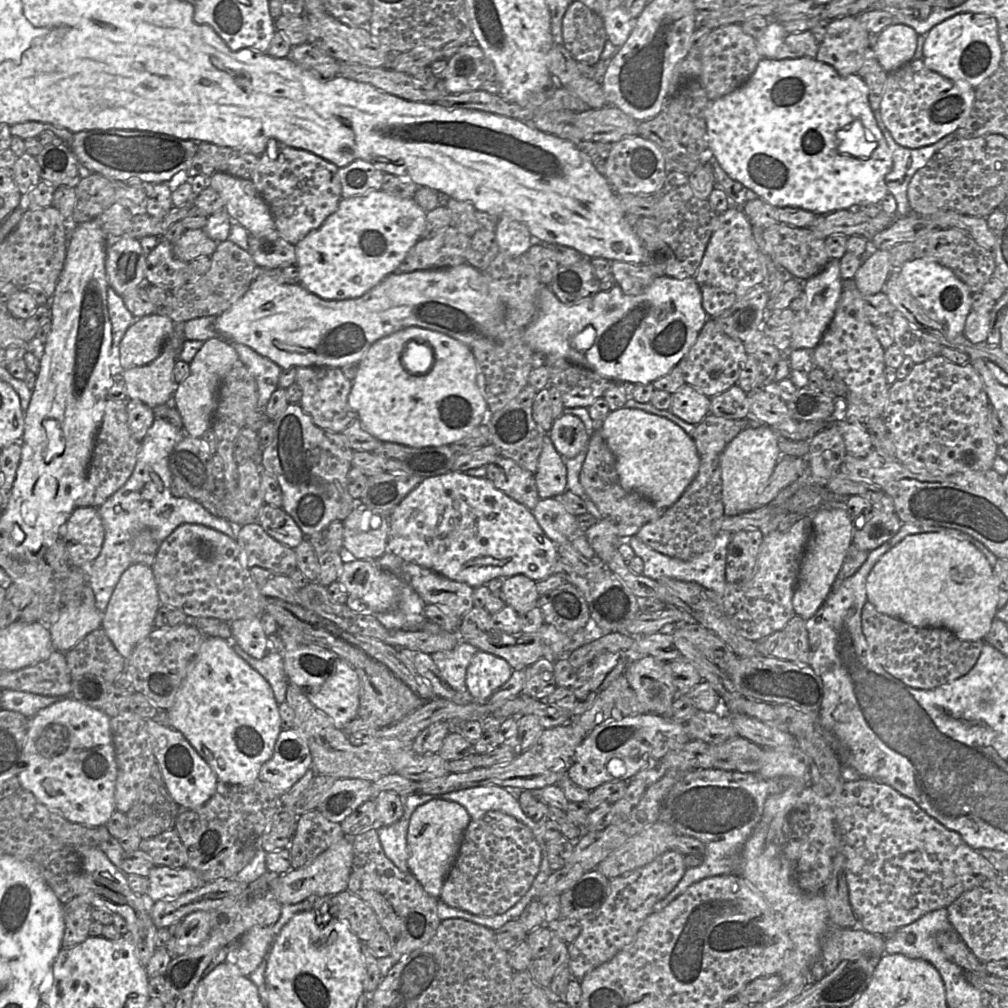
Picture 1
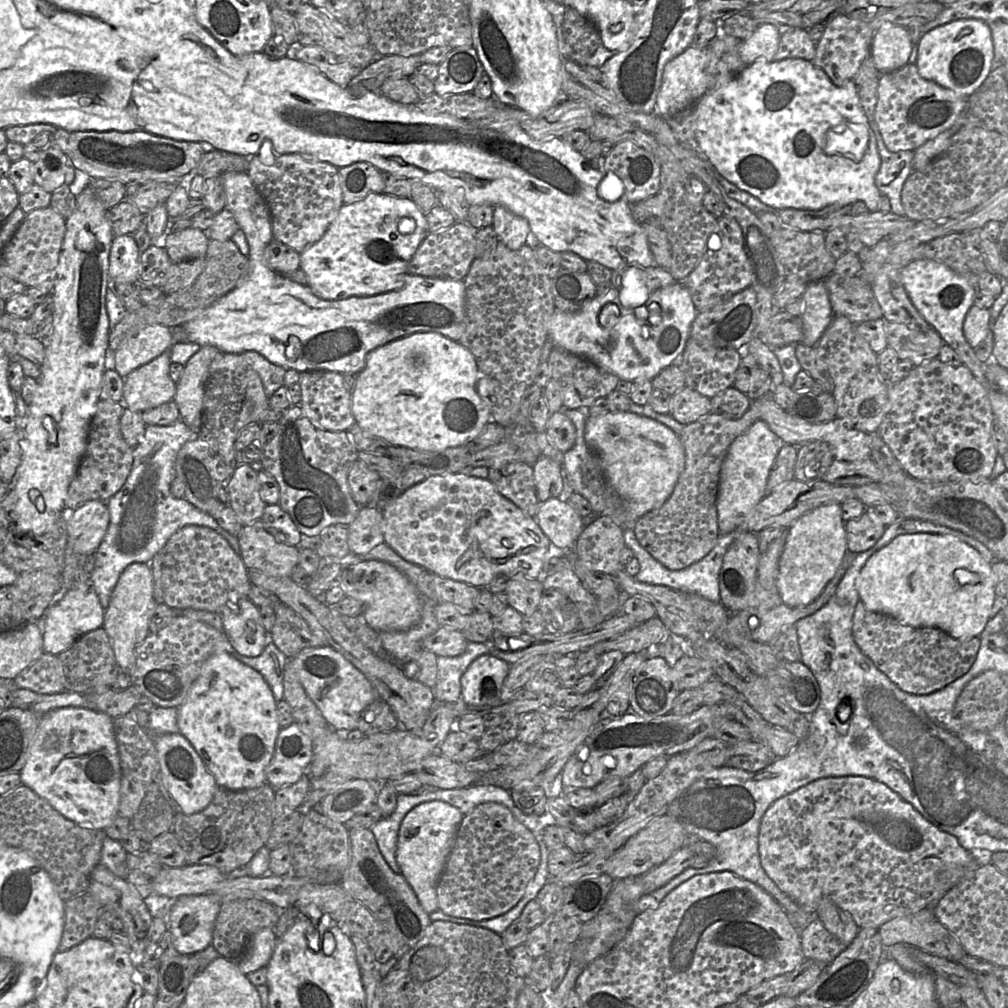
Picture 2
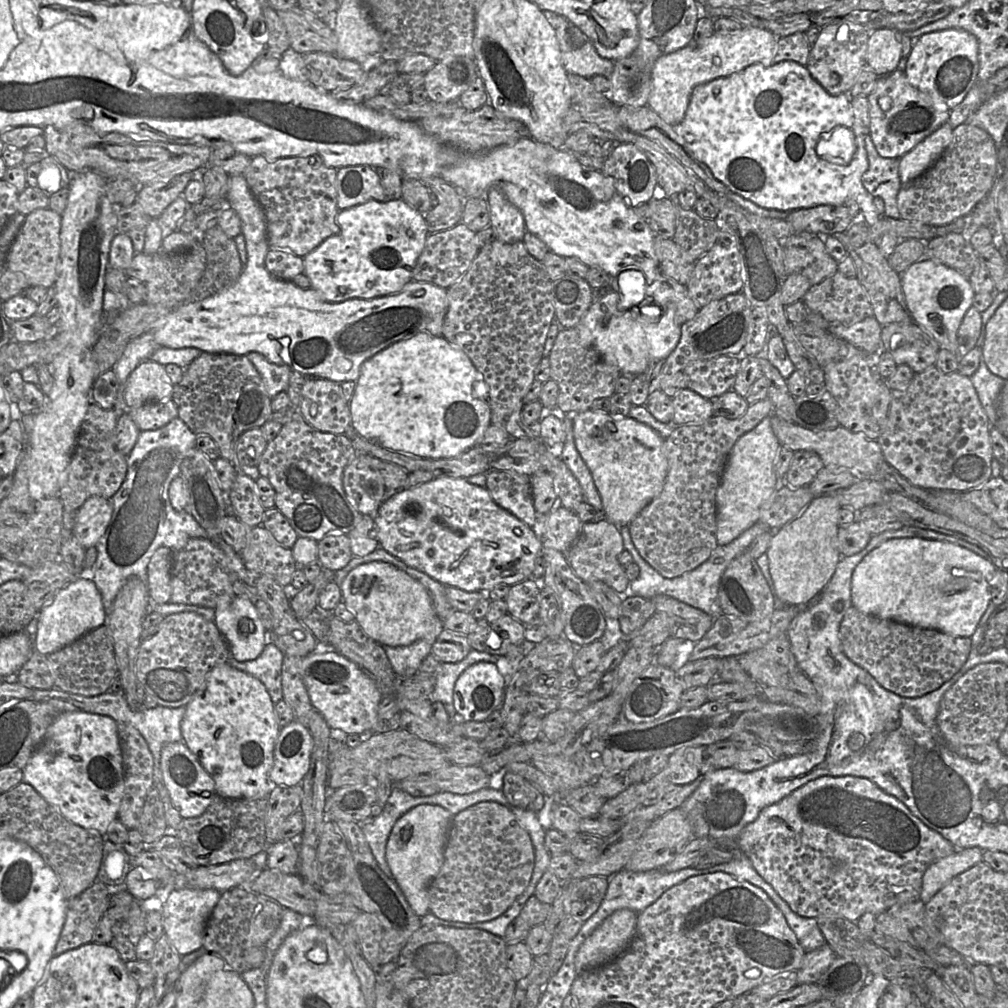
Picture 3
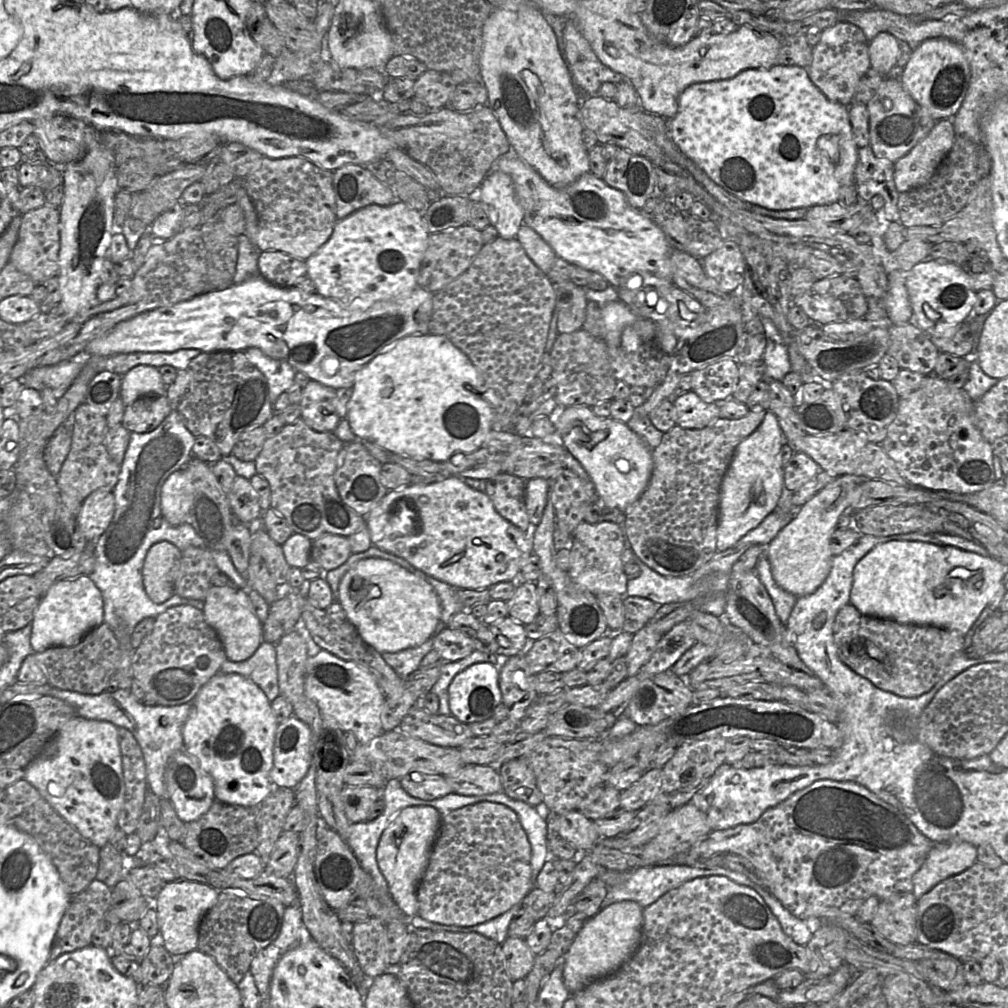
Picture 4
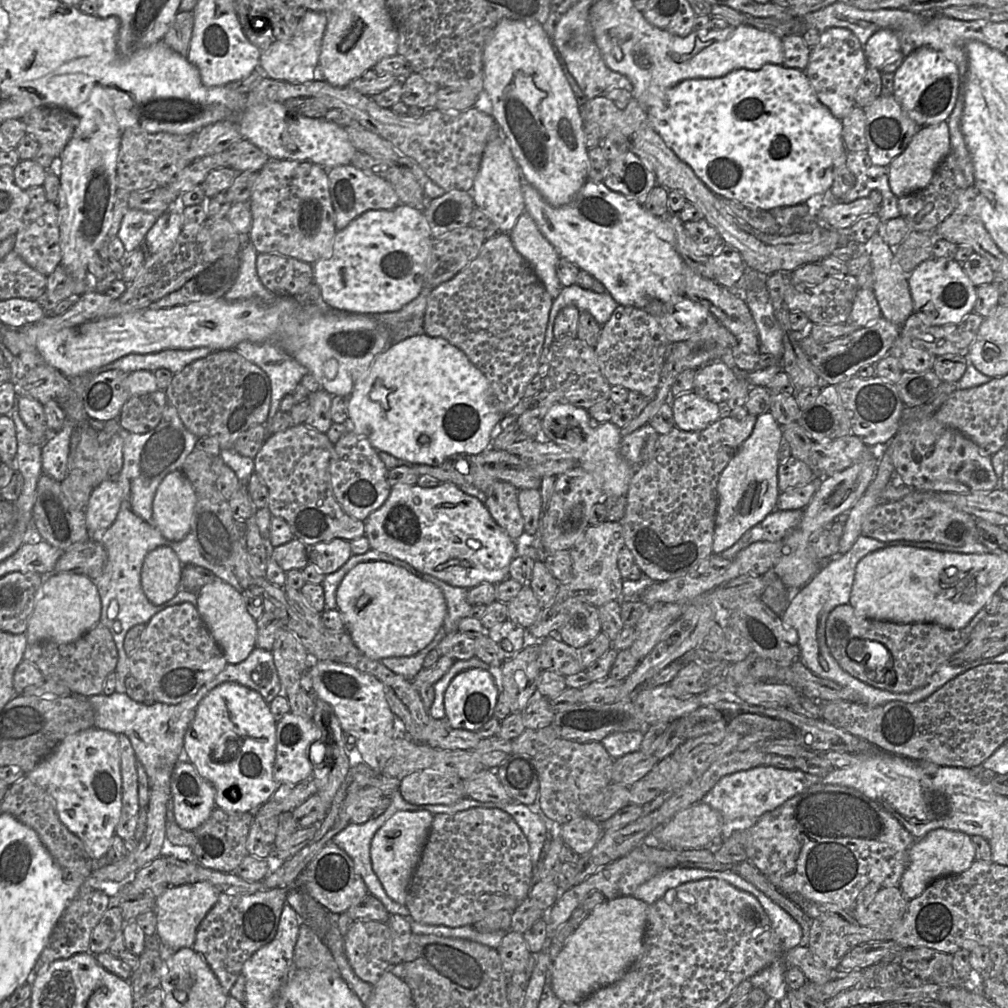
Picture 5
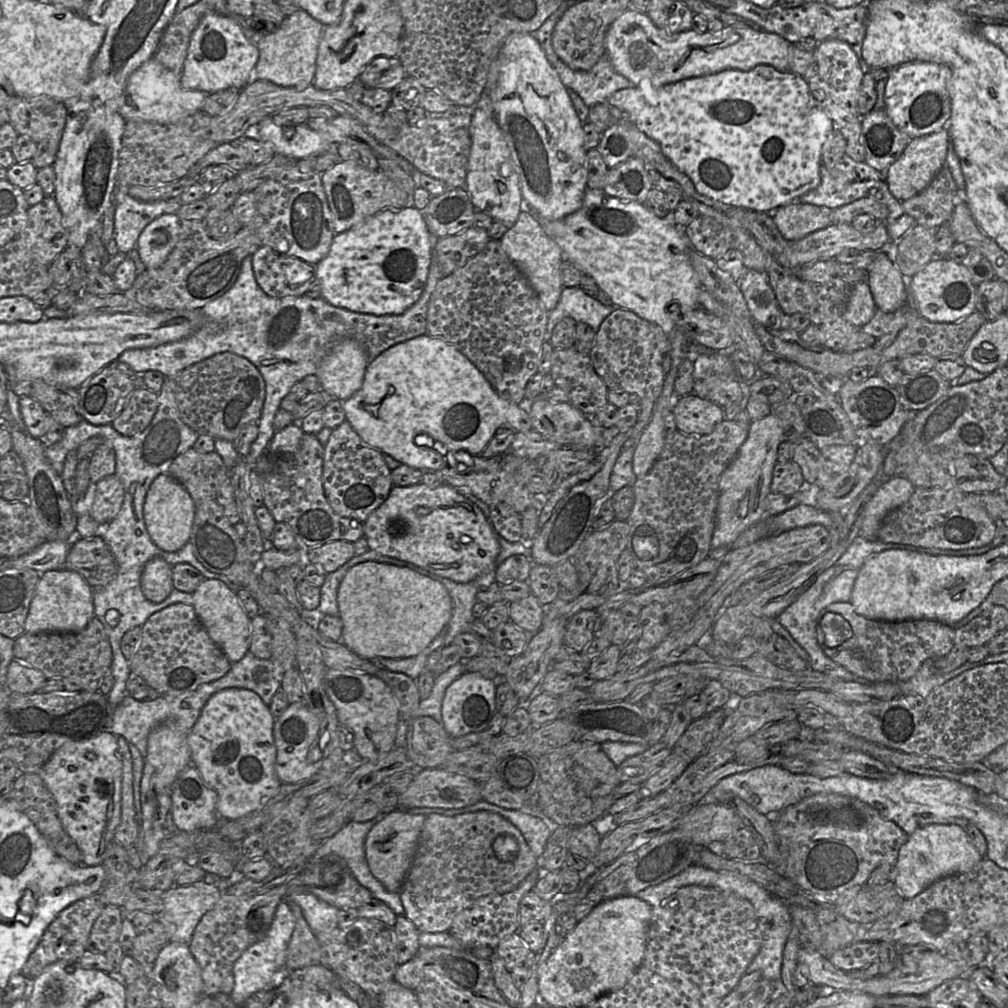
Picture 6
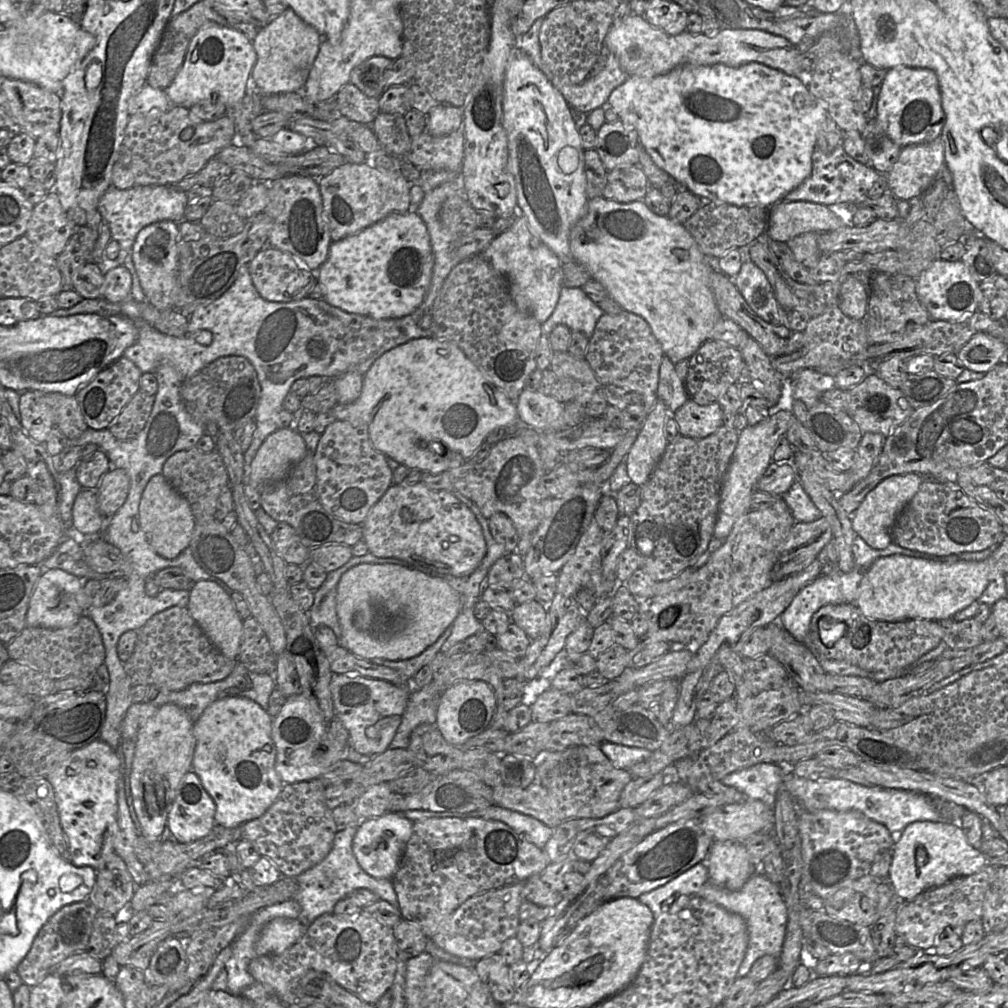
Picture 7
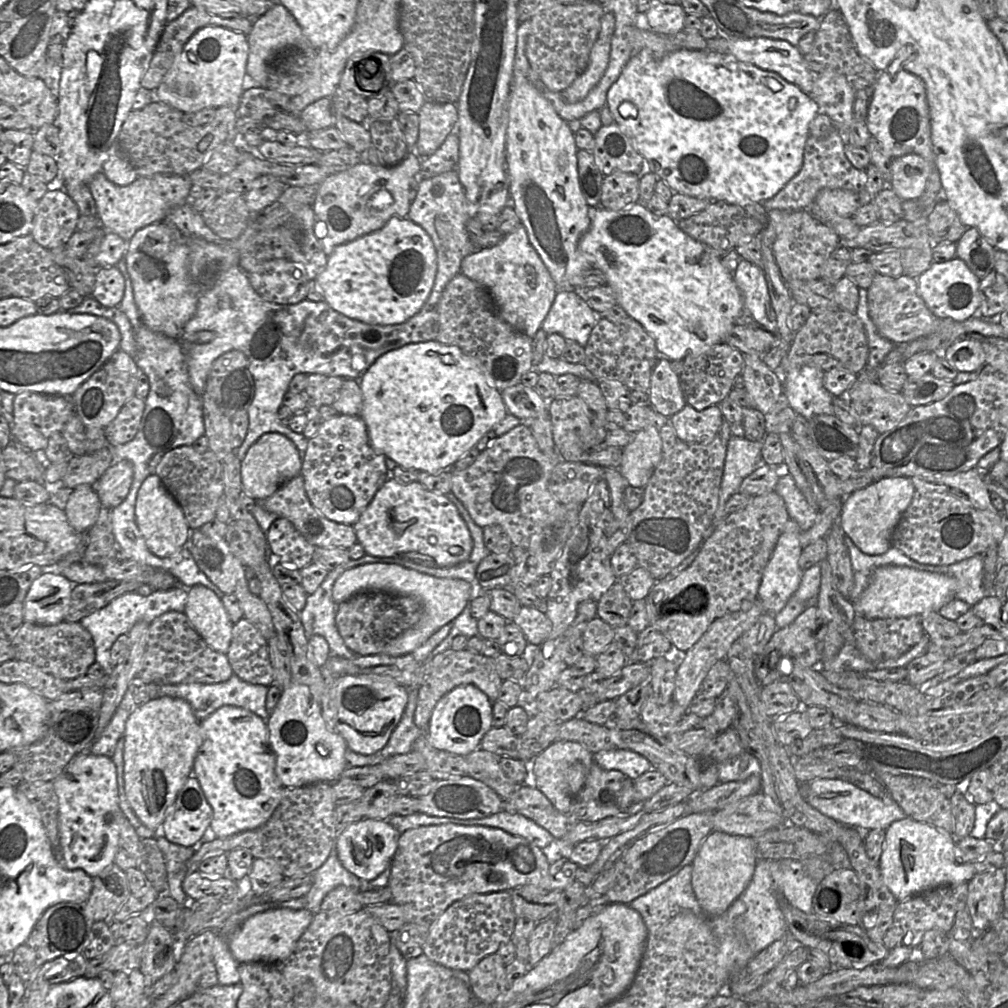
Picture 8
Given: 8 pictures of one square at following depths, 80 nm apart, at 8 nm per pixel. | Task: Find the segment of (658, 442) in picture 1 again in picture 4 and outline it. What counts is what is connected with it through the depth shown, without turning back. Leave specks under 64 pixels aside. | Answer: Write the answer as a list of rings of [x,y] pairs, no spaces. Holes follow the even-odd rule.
[[[589,407],[560,408],[554,420],[558,441],[585,469],[602,505],[625,512],[649,484],[653,449],[627,424],[611,417],[598,417]]]

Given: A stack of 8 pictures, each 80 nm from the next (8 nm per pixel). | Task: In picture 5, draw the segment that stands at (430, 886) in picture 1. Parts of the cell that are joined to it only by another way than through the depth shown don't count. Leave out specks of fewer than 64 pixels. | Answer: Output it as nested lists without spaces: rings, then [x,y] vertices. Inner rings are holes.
[[[397,811],[375,833],[370,846],[372,869],[388,896],[405,905],[411,877],[420,861],[433,822],[429,811]]]

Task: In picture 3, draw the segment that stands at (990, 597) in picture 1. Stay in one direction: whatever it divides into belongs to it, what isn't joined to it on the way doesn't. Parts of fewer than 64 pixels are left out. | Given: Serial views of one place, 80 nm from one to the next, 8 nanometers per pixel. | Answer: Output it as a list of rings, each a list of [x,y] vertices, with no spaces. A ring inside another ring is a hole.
[[[888,540],[870,551],[852,575],[852,604],[864,614],[956,637],[971,637],[991,602],[995,564],[947,541]]]

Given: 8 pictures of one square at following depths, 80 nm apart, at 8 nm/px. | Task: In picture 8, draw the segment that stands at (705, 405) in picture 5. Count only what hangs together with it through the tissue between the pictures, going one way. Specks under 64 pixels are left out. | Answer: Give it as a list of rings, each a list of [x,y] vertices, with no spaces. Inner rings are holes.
[[[686,404],[669,420],[678,440],[686,443],[708,444],[718,435],[724,418],[718,405],[698,411]]]

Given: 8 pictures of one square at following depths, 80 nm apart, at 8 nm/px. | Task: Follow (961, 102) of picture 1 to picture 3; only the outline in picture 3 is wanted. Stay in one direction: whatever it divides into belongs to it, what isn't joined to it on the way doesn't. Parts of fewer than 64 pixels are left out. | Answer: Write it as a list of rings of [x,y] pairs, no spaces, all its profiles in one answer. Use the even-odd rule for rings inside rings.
[[[902,70],[880,76],[869,102],[870,137],[884,158],[900,158],[948,121],[950,109],[913,87]]]

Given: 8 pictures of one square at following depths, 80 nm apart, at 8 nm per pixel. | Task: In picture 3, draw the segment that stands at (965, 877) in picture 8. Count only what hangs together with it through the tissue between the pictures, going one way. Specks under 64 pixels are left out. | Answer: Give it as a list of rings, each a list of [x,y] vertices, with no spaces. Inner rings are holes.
[[[978,847],[957,849],[935,861],[923,875],[920,900],[926,904],[950,880],[979,862],[983,862],[983,850]]]

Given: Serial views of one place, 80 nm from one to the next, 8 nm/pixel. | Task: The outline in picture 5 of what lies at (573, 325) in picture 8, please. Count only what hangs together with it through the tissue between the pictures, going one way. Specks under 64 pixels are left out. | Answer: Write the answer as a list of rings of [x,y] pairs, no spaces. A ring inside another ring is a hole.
[[[573,284],[562,287],[558,297],[553,301],[549,313],[549,320],[545,334],[543,347],[549,348],[554,342],[554,323],[558,313],[566,306],[573,305],[577,309],[589,312],[603,326],[612,316],[619,304],[609,292],[596,293]]]

